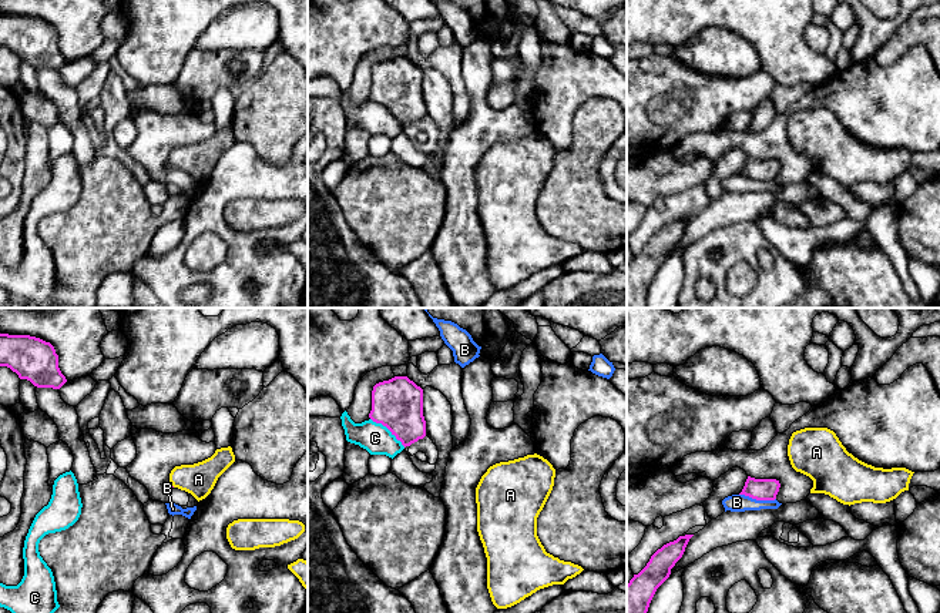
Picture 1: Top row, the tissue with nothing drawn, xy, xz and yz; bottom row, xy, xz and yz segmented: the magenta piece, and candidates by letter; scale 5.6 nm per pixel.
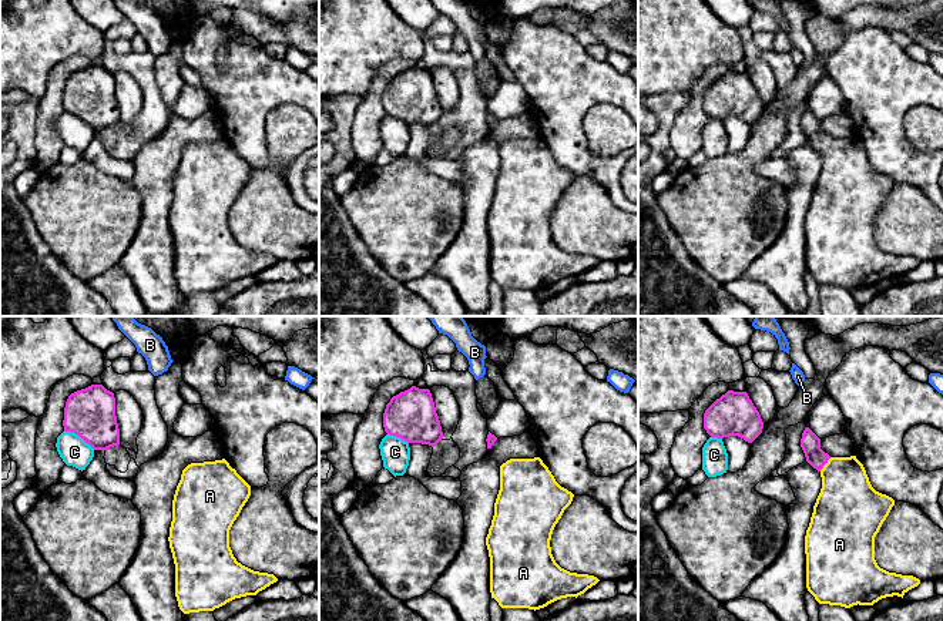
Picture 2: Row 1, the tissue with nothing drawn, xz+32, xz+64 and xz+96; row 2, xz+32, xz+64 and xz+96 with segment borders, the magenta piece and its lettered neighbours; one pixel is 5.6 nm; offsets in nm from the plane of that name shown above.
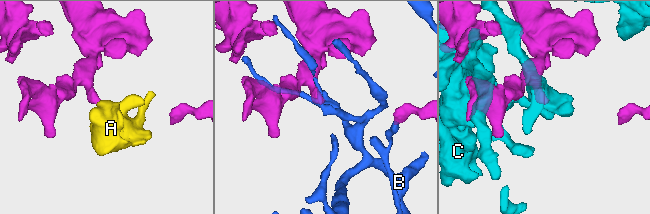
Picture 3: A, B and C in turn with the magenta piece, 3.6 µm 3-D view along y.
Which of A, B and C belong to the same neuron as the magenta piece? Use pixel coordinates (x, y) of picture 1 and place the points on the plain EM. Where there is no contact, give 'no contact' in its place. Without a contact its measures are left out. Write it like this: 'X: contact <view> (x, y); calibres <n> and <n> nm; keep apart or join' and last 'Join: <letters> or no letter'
A: contact xy (171, 164); calibres 20 and 190 nm; join
B: contact yz (758, 180); calibres 130 and 100 nm; keep apart
C: contact xz (388, 109); calibres 280 and 170 nm; keep apart
Join: A

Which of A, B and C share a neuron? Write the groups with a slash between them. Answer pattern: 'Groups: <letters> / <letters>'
Groups: A / B / C

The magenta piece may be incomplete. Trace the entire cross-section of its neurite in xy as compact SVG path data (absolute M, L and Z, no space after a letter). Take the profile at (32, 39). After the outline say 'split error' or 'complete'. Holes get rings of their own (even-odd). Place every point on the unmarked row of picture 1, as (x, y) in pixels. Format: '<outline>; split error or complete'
M0 14L0 47L10 48L37 68L60 70L67 63L54 27L30 16Z; complete

